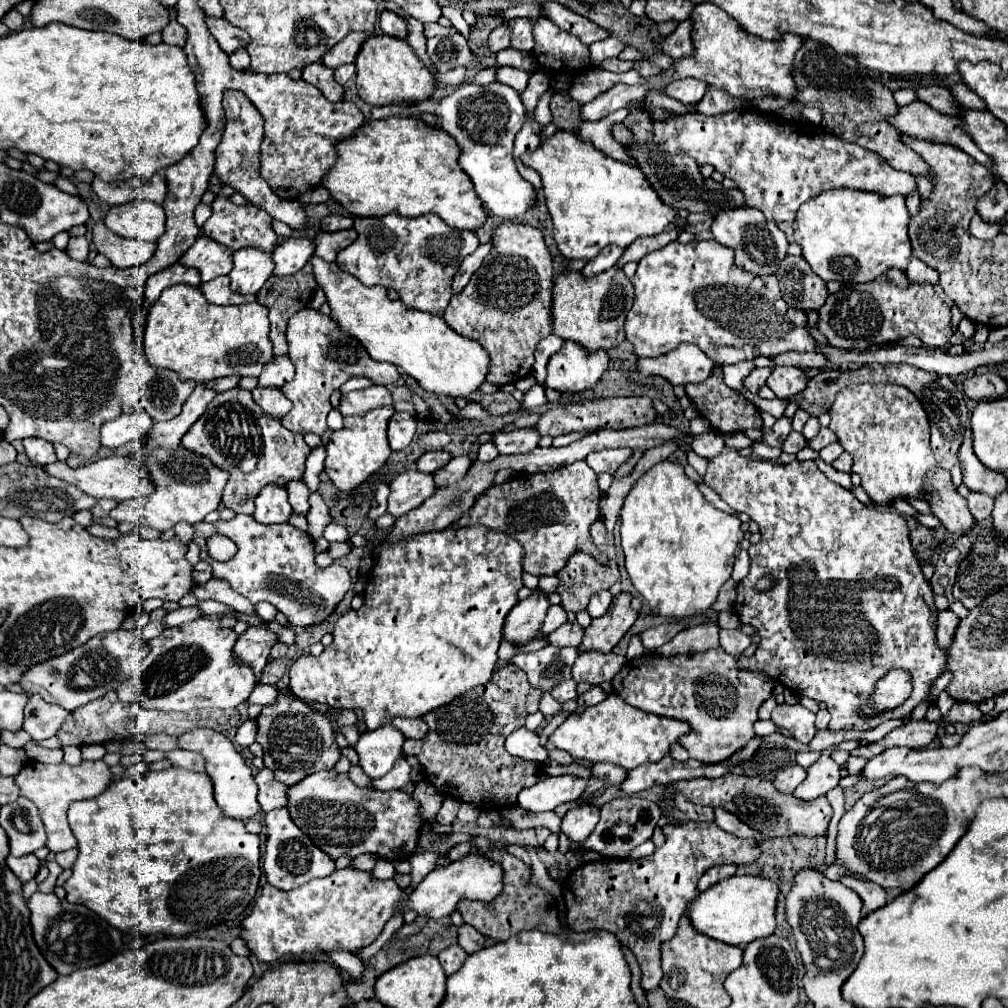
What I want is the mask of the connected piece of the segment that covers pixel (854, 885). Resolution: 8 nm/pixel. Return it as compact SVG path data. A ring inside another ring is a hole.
M841 877L839 879L845 887L851 887L853 891L859 893L859 897L863 899L863 917L869 915L871 911L883 907L887 903L887 893L885 889L881 889L875 883L869 883L865 879L855 879L855 877Z

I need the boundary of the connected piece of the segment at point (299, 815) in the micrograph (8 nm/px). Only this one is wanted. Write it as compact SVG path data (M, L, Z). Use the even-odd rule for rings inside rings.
M317 771L307 775L299 785L291 785L287 789L289 797L289 813L295 825L311 837L311 841L323 849L327 855L337 859L339 855L357 857L361 853L373 853L381 859L389 861L409 861L415 855L419 845L419 805L417 801L405 791L377 791L377 789L361 789L357 787L345 773L335 771Z

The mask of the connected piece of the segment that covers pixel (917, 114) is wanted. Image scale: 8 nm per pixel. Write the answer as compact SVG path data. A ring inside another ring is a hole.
M913 101L911 105L899 107L899 113L889 119L901 133L925 139L925 141L935 141L943 145L953 145L967 155L971 155L975 161L991 169L991 157L983 155L981 149L971 141L969 133L963 133L959 125L959 117L945 115L935 111L931 105L925 101Z

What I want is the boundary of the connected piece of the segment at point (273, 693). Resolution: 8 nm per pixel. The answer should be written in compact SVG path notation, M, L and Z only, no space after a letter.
M257 685L251 693L251 697L245 701L245 705L271 705L271 701L275 701L275 697L279 695L279 687L277 685Z

